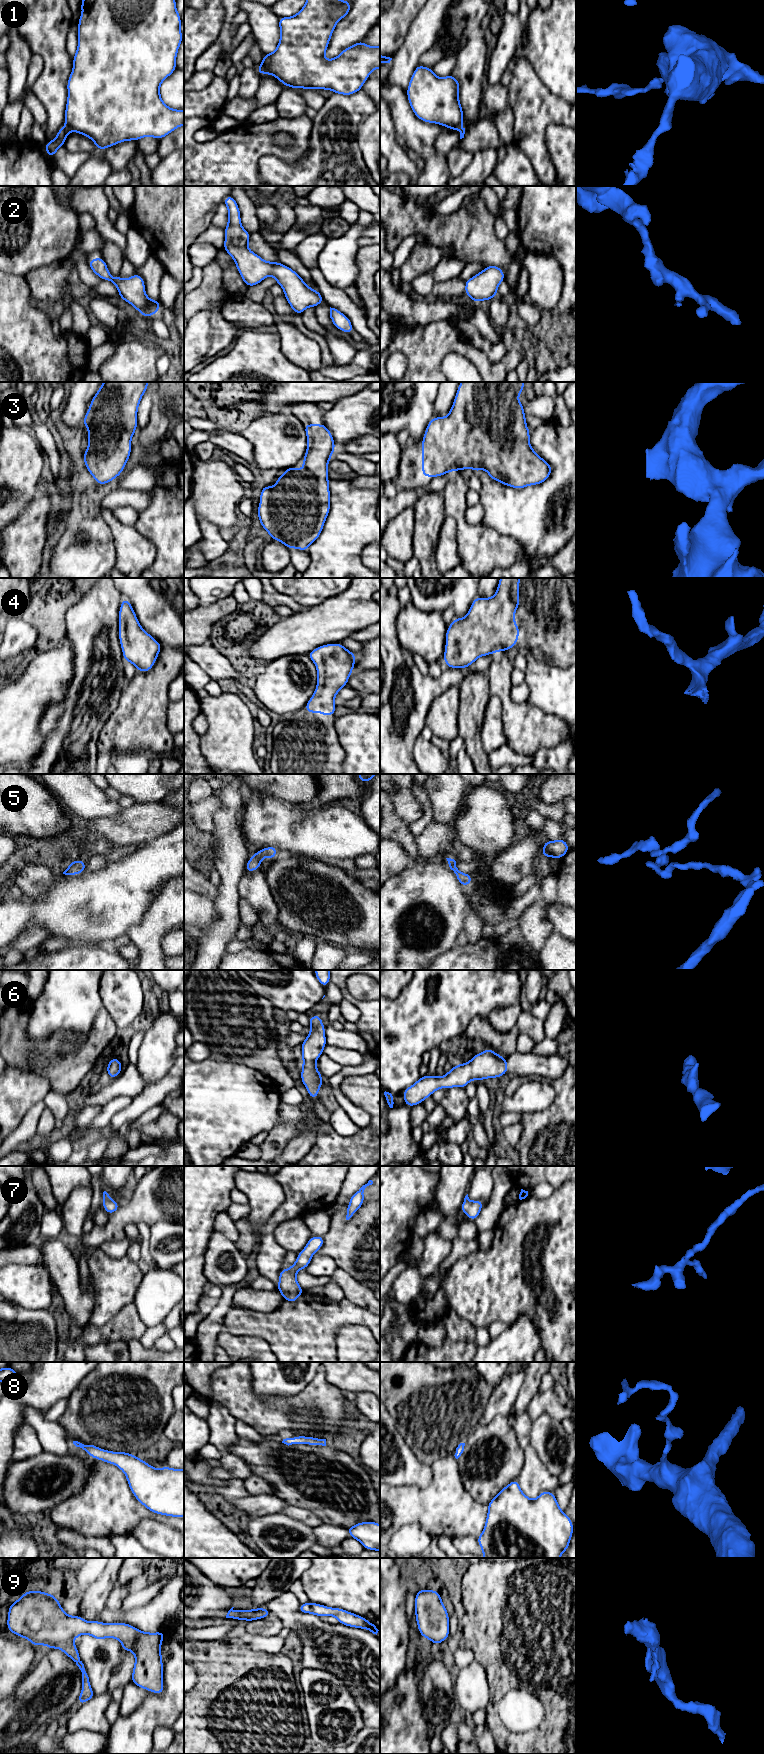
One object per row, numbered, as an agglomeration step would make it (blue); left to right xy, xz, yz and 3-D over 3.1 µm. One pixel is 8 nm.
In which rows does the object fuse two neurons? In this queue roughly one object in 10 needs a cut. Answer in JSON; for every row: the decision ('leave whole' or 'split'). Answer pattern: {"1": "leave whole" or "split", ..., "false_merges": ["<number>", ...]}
{"1": "split", "2": "leave whole", "3": "leave whole", "4": "leave whole", "5": "leave whole", "6": "leave whole", "7": "leave whole", "8": "leave whole", "9": "leave whole", "false_merges": ["1"]}

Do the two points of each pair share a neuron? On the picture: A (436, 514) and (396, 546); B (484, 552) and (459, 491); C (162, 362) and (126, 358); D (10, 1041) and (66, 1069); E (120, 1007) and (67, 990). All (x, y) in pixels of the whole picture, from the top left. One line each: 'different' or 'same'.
A: different
B: same
C: different
D: same
E: different

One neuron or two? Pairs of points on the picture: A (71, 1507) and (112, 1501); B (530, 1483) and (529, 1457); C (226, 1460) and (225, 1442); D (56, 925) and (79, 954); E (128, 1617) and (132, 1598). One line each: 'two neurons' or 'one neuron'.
A: one neuron
B: one neuron
C: two neurons
D: two neurons
E: two neurons

